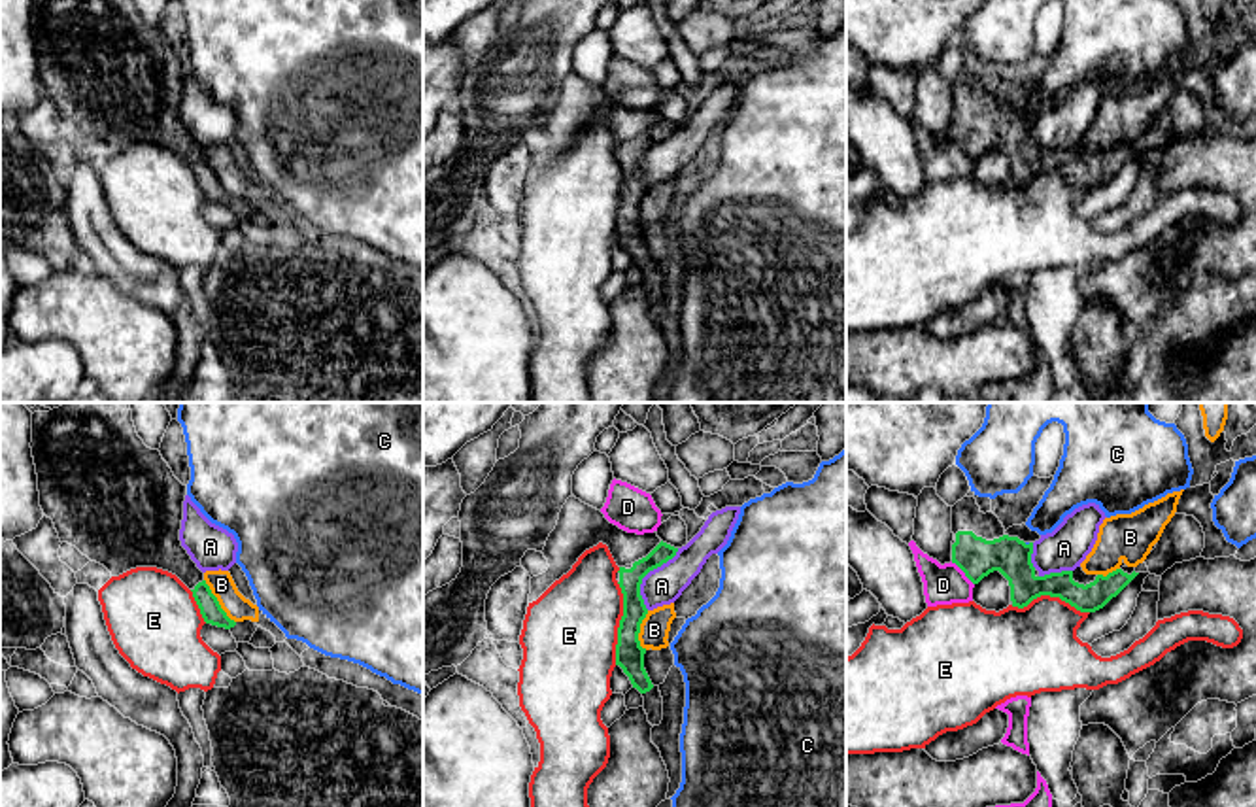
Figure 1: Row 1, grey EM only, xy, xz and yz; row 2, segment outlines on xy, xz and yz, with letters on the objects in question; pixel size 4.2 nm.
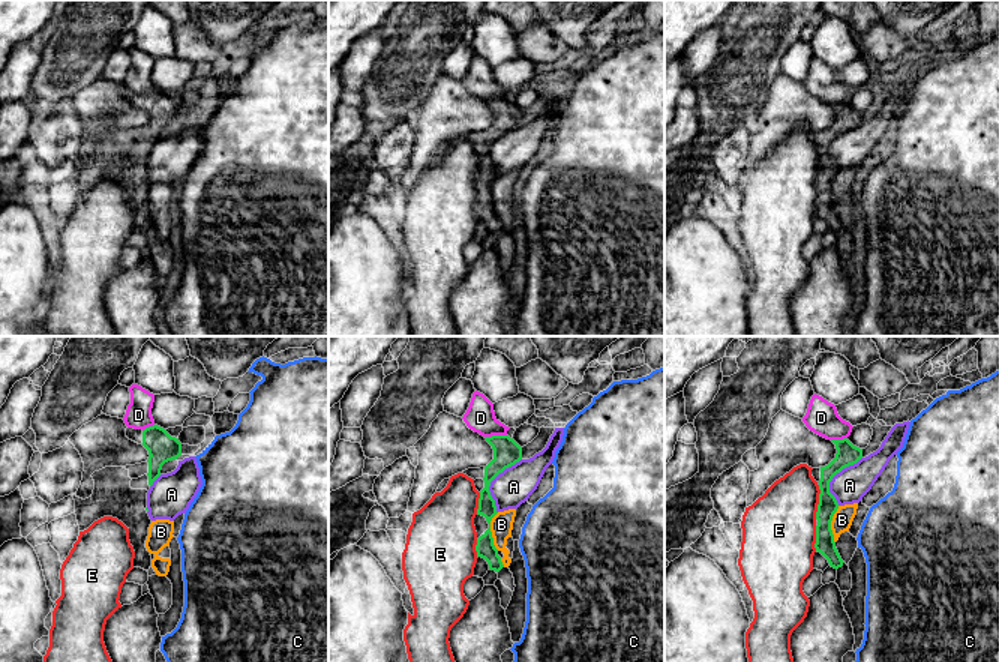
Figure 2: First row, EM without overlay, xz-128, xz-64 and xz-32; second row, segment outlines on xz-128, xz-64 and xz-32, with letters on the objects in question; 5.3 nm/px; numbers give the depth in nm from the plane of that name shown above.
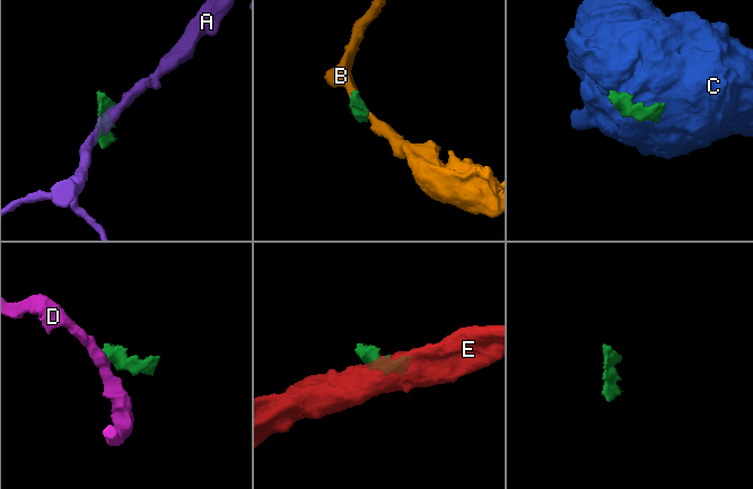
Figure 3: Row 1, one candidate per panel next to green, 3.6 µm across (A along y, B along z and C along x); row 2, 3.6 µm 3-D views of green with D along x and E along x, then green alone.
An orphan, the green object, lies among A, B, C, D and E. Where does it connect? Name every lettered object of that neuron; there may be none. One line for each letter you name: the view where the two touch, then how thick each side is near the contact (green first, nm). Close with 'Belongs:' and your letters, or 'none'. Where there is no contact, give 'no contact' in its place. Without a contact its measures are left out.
Belongs: none

